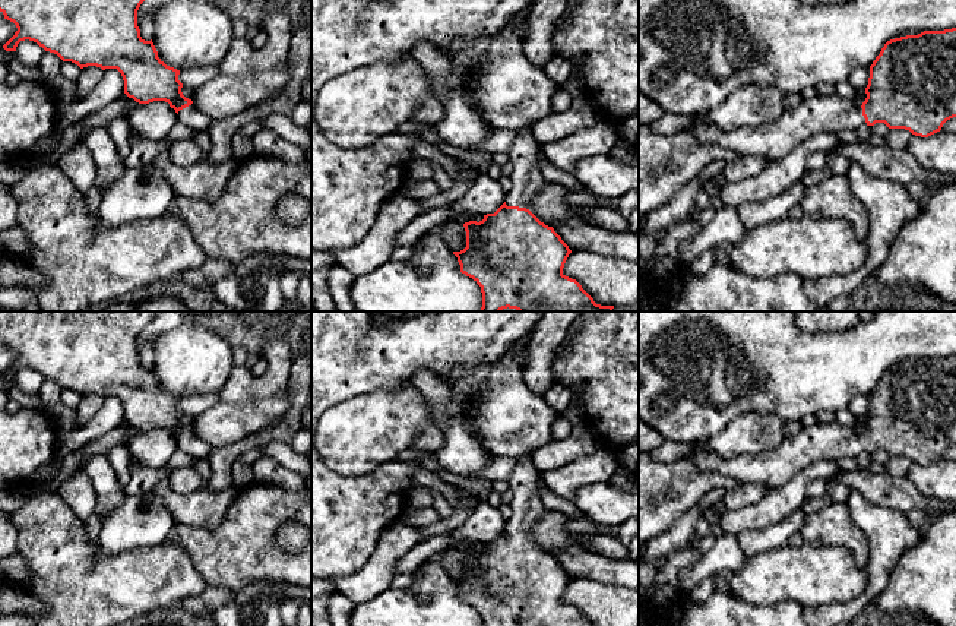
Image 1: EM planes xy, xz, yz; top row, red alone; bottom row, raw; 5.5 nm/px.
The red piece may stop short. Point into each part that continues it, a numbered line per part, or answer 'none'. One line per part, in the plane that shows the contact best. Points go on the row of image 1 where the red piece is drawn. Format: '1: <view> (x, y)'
1: xz (526, 177)

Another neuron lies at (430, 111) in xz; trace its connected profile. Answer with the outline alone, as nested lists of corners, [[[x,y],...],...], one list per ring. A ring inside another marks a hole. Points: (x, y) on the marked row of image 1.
[[[427,98],[422,104],[415,110],[414,116],[409,121],[421,126],[421,127],[434,127],[443,117],[443,105],[437,98]]]

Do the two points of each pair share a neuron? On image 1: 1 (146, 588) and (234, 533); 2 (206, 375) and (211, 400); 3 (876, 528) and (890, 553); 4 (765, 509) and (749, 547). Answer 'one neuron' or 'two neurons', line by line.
1: two neurons
2: two neurons
3: one neuron
4: two neurons

